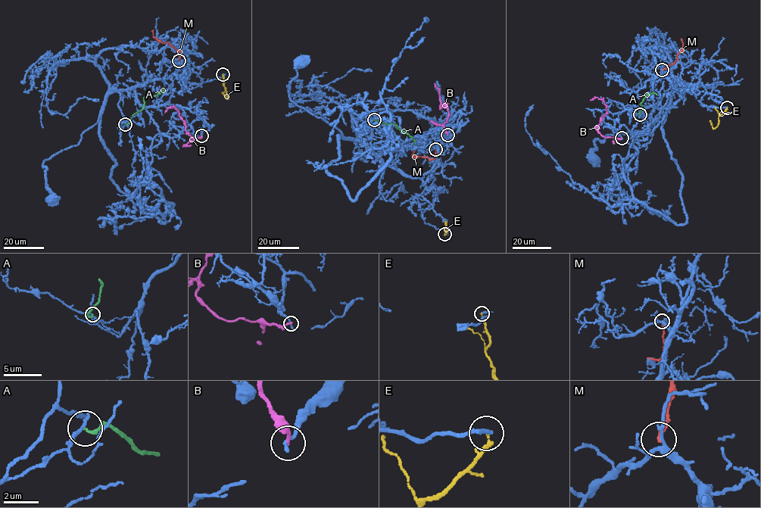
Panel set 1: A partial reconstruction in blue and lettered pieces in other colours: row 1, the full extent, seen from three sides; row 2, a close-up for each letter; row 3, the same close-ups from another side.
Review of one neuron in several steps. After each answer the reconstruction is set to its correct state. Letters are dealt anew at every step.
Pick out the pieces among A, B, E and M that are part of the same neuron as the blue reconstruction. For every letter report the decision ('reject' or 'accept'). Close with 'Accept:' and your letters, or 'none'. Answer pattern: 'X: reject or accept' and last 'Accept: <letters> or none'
A: reject
B: reject
E: reject
M: reject
Accept: none

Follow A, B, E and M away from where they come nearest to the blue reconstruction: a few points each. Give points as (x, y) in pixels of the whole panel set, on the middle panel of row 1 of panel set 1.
A: (374, 119), (394, 123), (413, 138), (413, 144)
B: (447, 135), (444, 123), (448, 116), (447, 108), (444, 104), (441, 107), (438, 88), (434, 83)
E: (445, 234), (447, 222)
M: (435, 149), (435, 160), (413, 157), (412, 154), (415, 151)

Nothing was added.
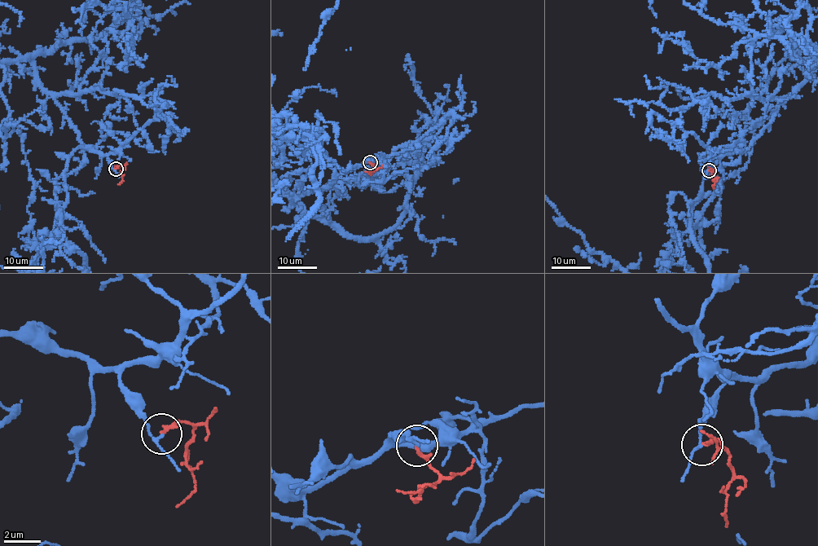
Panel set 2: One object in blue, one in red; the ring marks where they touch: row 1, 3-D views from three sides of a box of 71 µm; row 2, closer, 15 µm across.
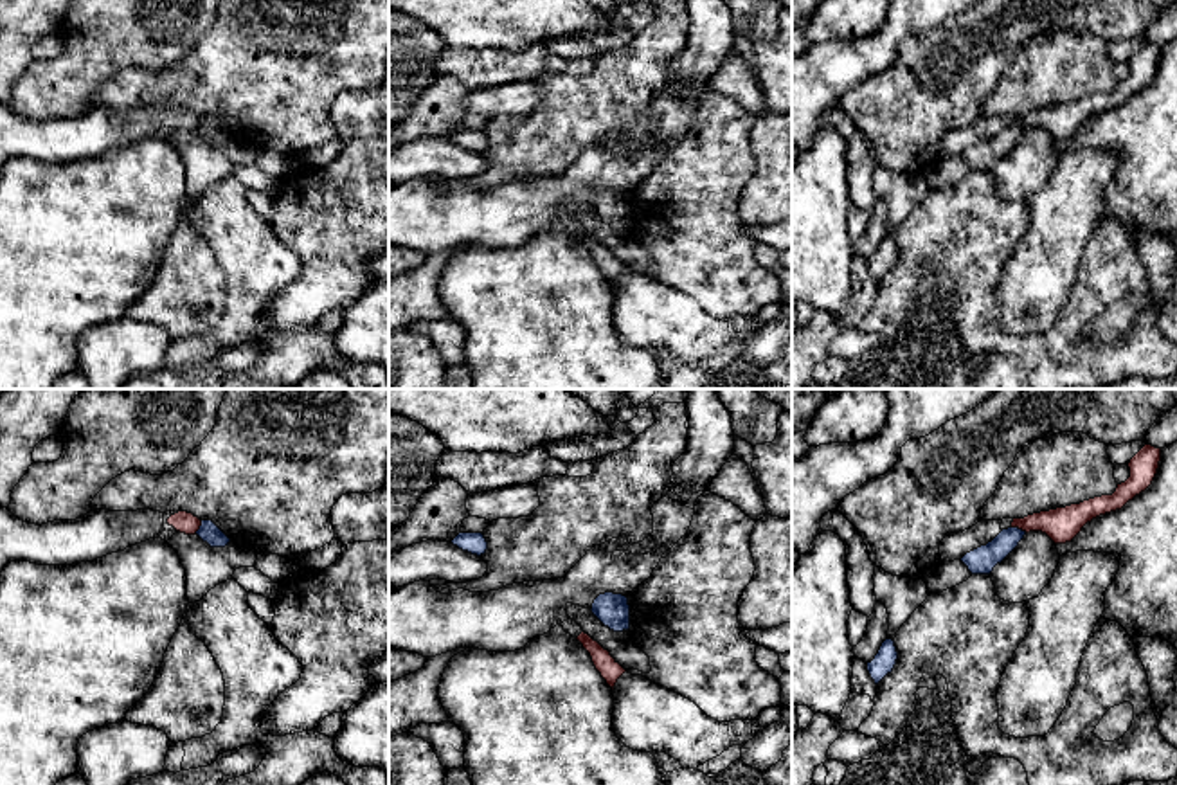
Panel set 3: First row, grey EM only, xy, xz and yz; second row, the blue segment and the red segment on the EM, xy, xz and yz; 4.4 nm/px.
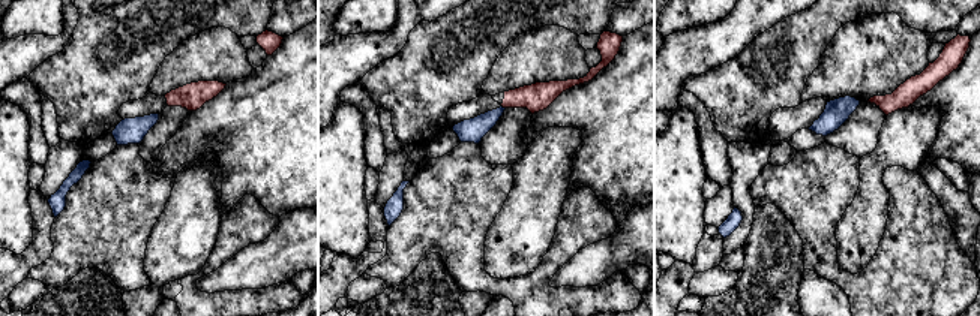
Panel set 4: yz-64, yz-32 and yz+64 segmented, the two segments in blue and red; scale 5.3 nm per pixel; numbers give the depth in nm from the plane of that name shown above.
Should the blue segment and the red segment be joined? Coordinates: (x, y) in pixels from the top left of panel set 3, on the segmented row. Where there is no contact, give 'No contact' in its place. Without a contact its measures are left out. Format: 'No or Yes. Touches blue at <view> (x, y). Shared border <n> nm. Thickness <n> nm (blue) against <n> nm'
No. Touches blue at yz (1017, 528). Shared border 80 nm. Thickness 120 nm (blue) against 160 nm

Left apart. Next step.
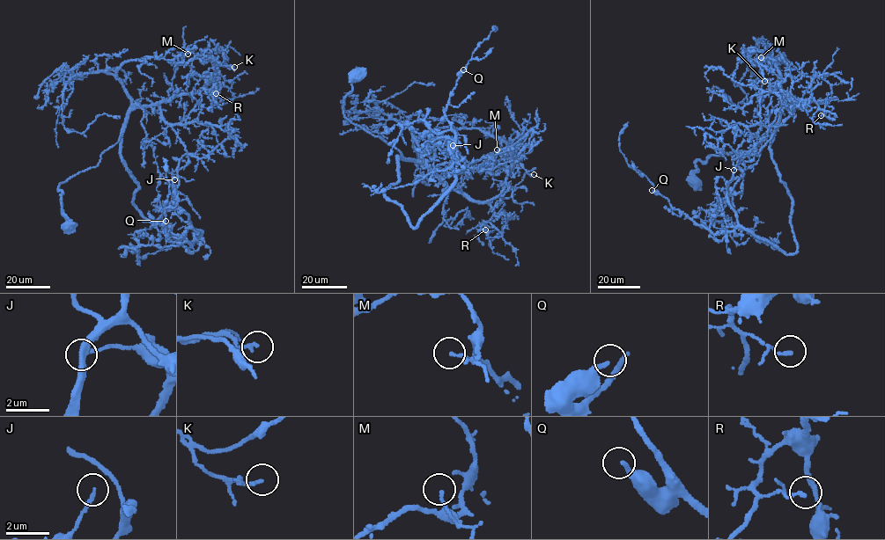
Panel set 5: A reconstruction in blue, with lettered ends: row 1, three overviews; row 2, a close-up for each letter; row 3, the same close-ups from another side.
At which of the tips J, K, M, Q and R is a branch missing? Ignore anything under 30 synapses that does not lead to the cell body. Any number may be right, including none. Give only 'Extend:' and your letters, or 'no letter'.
Extend: Q

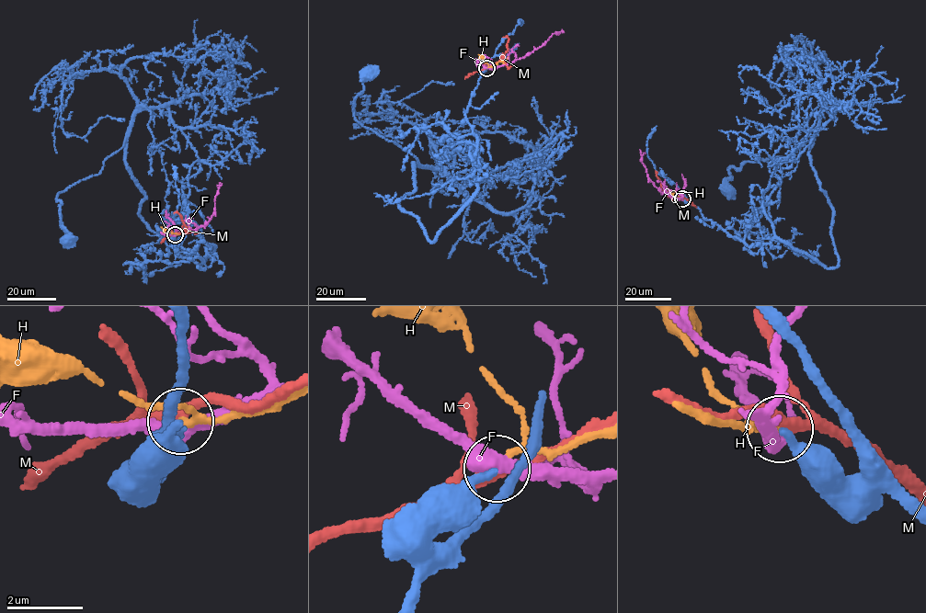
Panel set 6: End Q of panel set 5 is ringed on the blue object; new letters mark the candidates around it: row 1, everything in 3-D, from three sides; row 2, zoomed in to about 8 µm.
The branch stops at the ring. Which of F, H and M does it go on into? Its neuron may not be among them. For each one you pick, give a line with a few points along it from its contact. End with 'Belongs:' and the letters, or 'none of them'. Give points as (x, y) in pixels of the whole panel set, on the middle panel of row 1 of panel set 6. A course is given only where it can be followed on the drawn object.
H: course (486, 68), (505, 61), (508, 55)
Belongs: H

